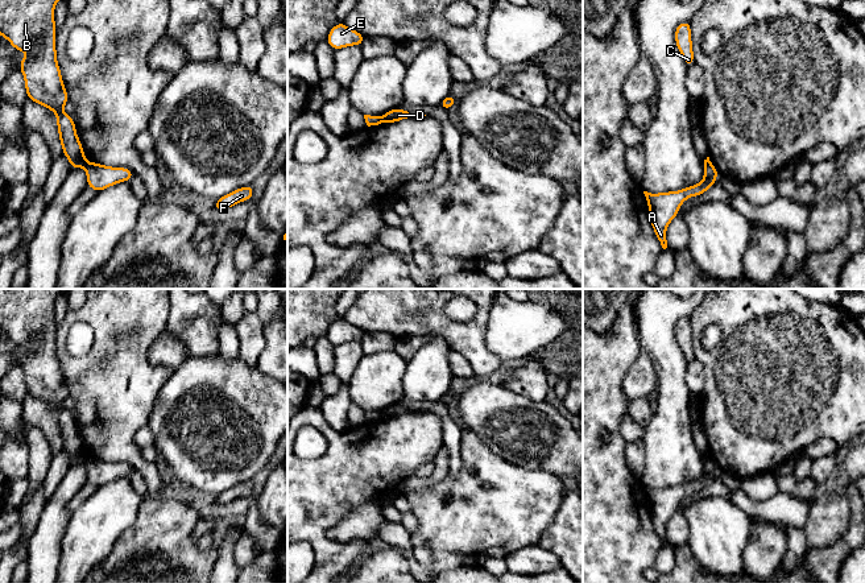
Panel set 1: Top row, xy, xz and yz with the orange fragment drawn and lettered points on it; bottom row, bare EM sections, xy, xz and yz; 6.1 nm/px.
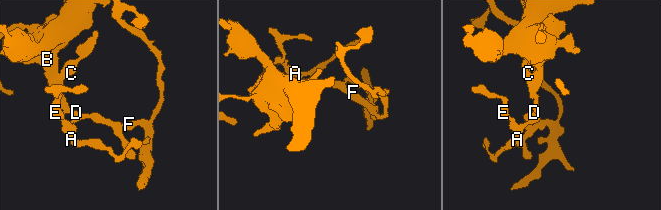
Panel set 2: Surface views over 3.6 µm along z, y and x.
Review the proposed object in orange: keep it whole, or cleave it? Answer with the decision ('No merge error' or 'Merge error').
Merge error

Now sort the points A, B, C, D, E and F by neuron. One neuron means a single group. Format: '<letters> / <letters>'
A D E F / B C

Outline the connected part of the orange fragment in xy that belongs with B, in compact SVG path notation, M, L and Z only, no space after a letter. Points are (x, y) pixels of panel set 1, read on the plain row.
M0 289L0 331L18 347L26 347L34 336L37 347L29 347L20 357L28 394L57 410L59 438L71 464L84 463L87 456L73 413L62 406L69 390L61 372L55 346L54 302L67 289Z

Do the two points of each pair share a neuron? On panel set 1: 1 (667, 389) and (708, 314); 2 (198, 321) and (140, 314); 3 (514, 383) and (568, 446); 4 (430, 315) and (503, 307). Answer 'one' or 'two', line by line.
1: two
2: two
3: two
4: two

